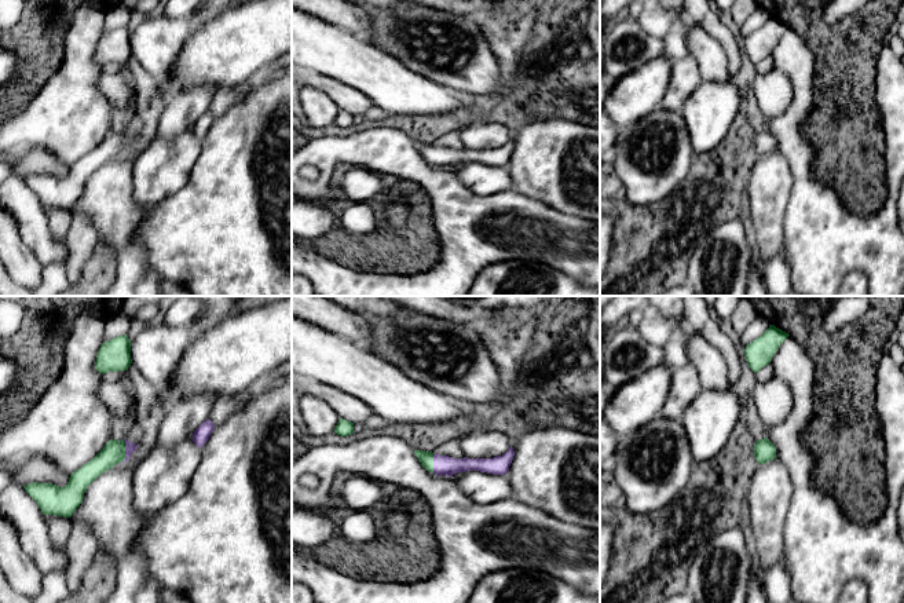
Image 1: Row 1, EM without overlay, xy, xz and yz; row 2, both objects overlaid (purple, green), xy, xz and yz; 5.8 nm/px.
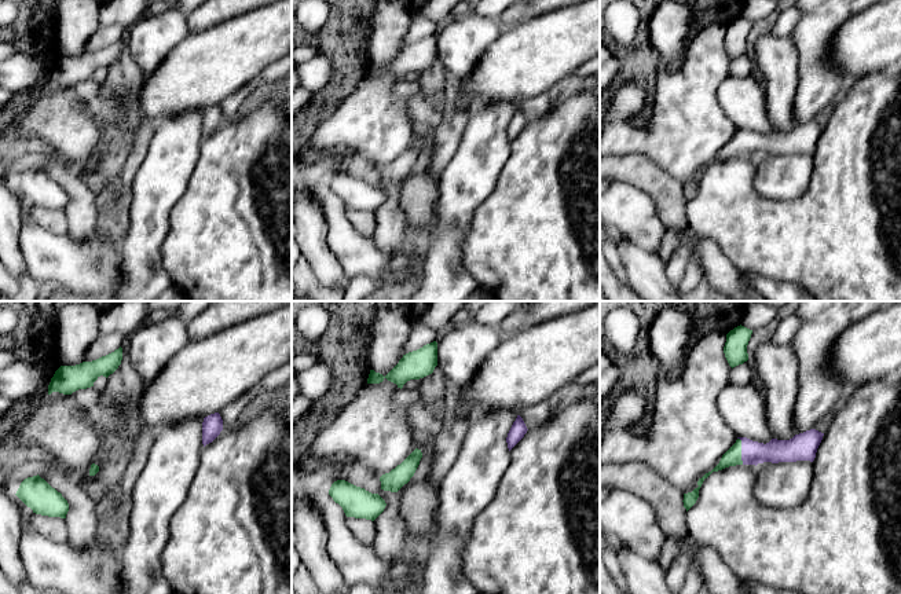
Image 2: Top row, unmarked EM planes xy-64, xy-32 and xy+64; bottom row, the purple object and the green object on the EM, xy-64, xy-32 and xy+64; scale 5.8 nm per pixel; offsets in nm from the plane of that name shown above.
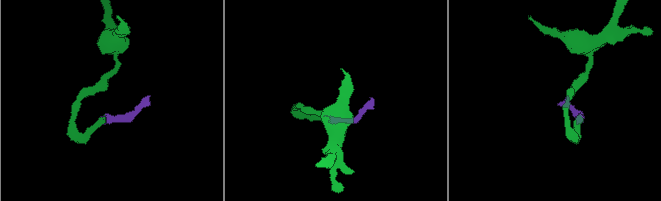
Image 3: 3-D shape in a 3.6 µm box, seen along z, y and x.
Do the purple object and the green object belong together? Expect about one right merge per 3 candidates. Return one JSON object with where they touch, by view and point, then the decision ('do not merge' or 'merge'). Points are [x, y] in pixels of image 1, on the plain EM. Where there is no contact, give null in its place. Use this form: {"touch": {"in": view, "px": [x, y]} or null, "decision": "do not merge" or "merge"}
{"touch": {"in": "xy", "px": [125, 142]}, "decision": "merge"}

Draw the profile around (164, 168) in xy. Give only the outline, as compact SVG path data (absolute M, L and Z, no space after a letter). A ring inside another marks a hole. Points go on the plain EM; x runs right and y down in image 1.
M182 87L168 95L154 139L133 162L133 198L140 208L151 208L187 184L201 153L193 125L215 94L212 87Z

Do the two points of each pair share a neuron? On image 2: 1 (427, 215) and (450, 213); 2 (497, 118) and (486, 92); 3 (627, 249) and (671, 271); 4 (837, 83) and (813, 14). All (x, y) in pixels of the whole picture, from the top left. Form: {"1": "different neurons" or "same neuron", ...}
{"1": "different neurons", "2": "different neurons", "3": "different neurons", "4": "same neuron"}

